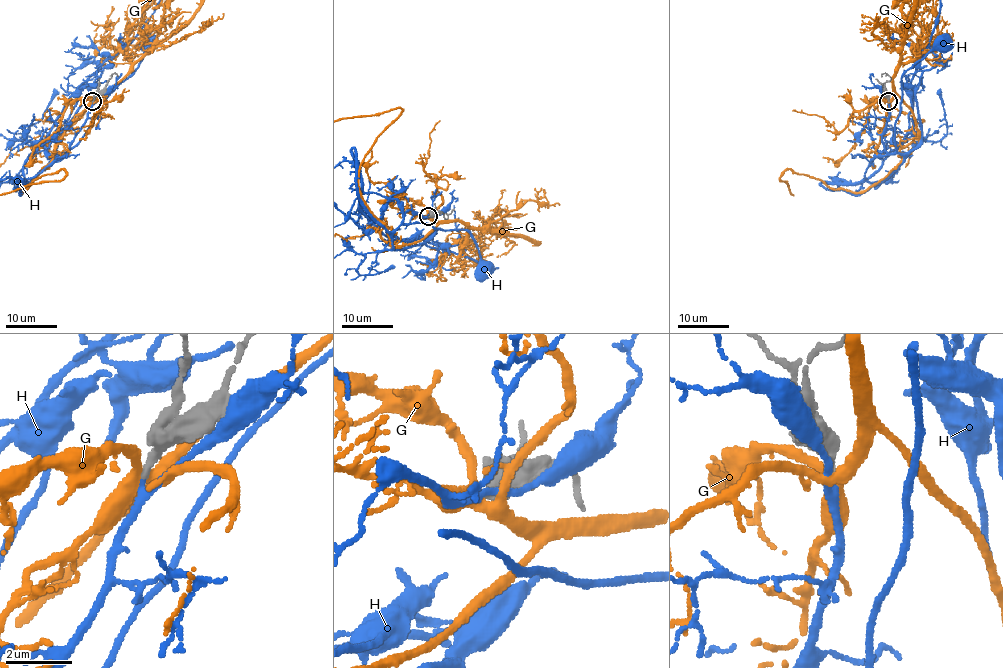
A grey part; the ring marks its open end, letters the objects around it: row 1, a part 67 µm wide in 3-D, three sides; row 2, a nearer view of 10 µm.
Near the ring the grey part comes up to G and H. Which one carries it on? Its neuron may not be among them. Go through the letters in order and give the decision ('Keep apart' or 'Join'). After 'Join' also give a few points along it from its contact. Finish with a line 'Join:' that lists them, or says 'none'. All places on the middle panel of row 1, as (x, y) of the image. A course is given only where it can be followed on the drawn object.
G: Keep apart
H: Join. Its course: (429, 217), (408, 210), (403, 222), (404, 224), (428, 223), (442, 229), (465, 229), (475, 242), (484, 268)
Join: H

